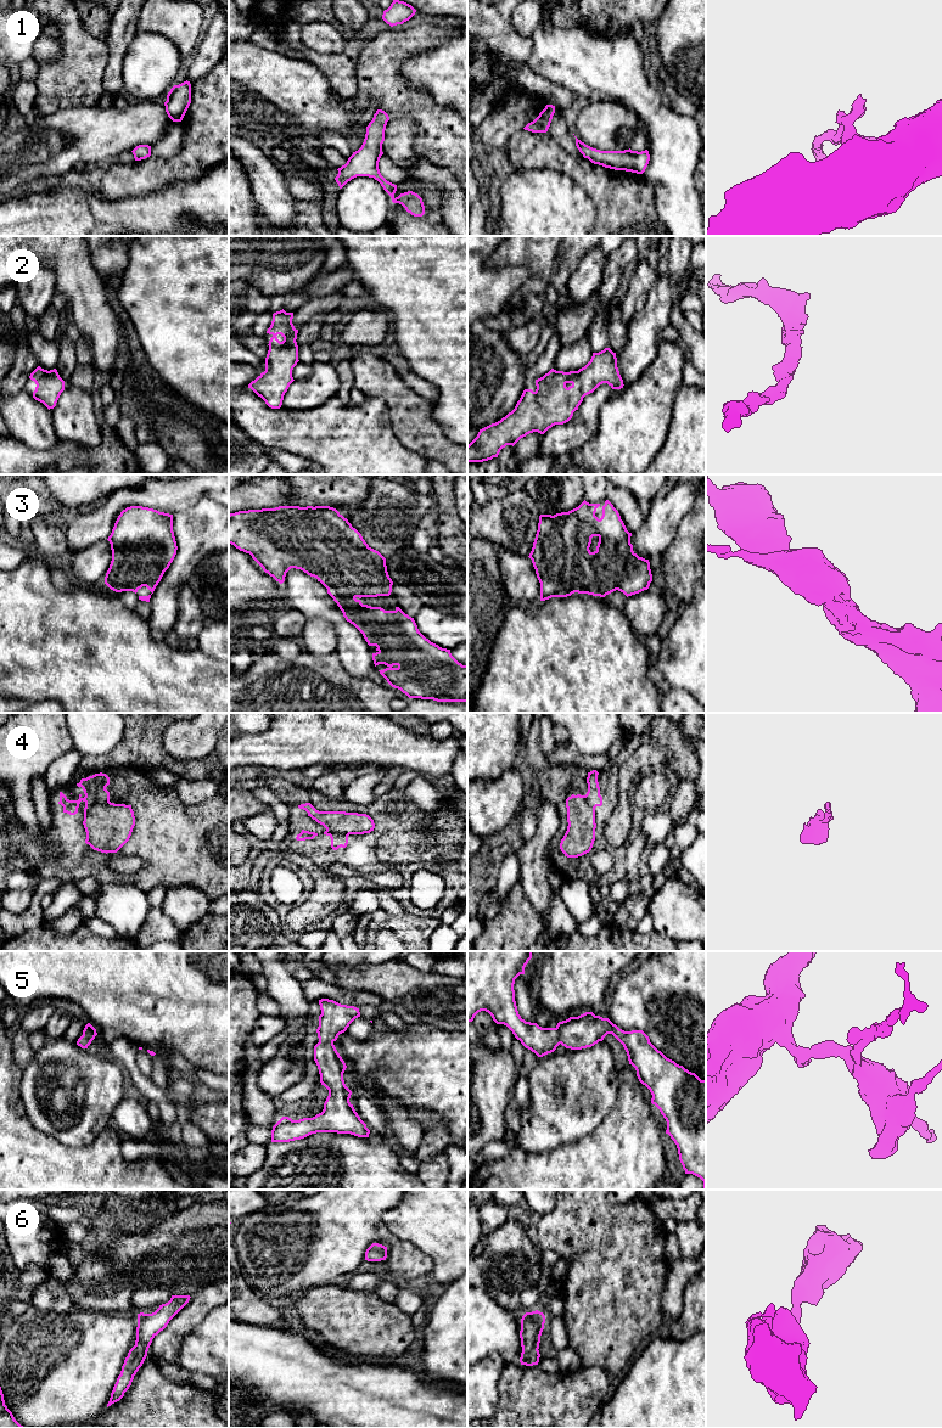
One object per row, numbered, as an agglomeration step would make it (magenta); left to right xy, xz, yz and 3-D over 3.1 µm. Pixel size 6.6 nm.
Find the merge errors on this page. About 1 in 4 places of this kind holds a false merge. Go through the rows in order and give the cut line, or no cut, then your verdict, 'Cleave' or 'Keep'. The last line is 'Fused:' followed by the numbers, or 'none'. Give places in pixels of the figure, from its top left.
1: No split. Keep
2: No split. Keep
3: No split. Keep
4: Split along xy (108, 800), (94, 804), (84, 817). Cleave
5: No split. Keep
6: No split. Keep
Fused: 4

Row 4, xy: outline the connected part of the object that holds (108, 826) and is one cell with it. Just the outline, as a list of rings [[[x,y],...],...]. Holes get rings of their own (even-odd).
[[[92,805],[83,821],[89,845],[101,853],[117,853],[130,838],[135,826],[131,805]]]

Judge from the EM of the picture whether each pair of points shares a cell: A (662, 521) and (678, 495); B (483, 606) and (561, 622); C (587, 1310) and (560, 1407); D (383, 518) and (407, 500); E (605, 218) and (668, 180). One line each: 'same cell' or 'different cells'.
A: same cell
B: different cells
C: different cells
D: same cell
E: different cells

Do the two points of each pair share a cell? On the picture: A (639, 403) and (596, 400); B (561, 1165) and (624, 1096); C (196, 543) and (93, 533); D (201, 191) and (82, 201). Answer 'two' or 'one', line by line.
A: two
B: one
C: two
D: one

